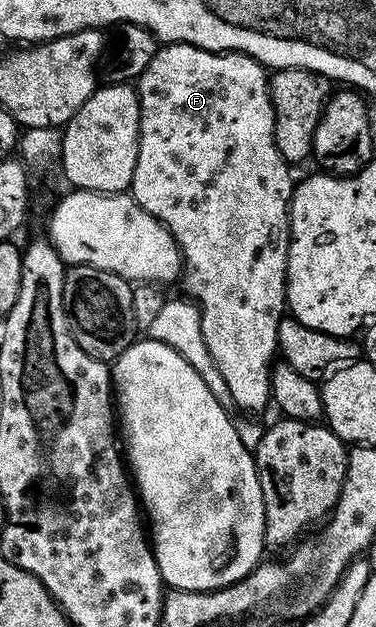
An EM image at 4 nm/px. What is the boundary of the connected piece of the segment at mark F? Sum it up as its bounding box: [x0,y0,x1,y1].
[129,42,296,410]

